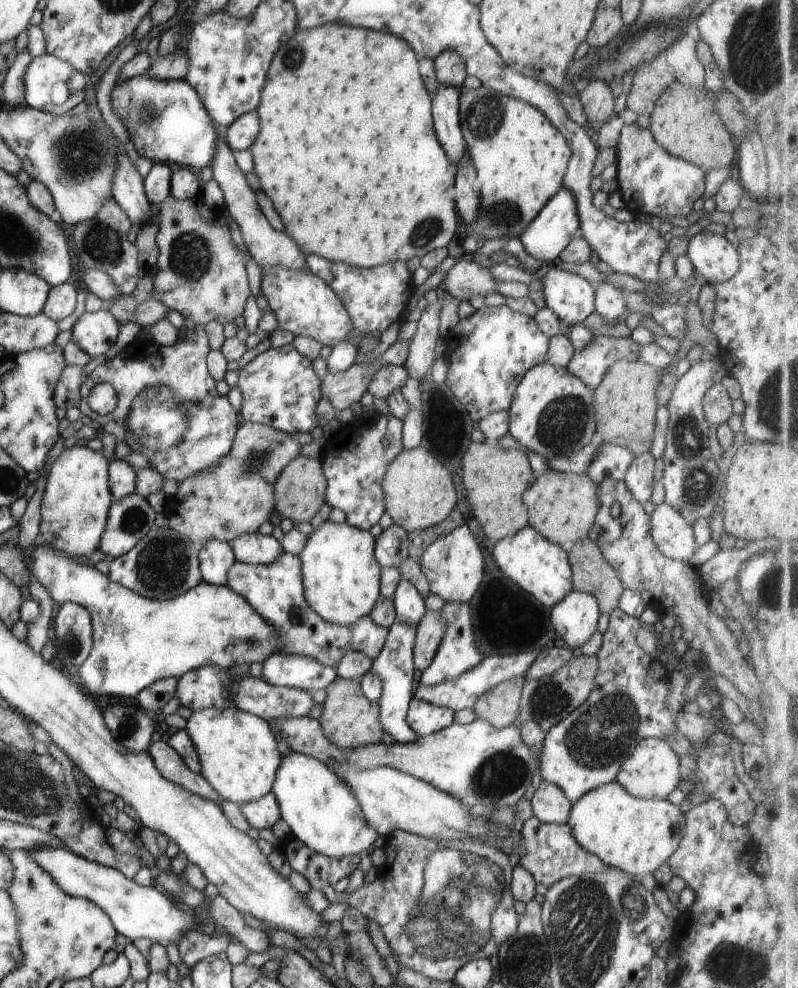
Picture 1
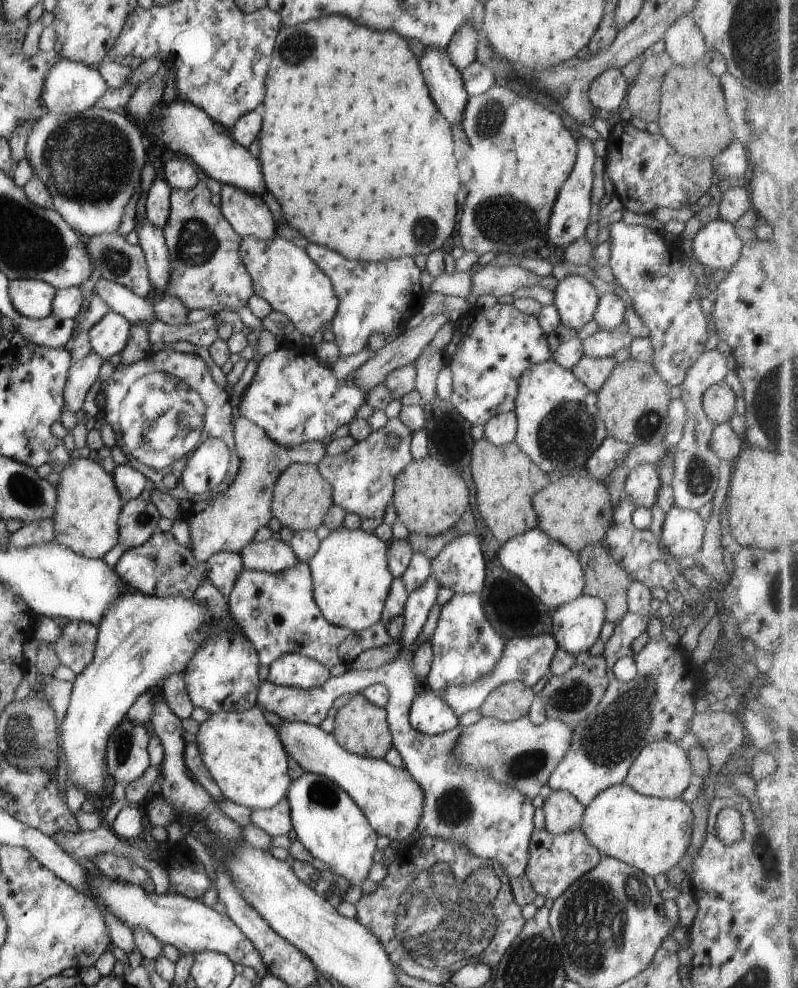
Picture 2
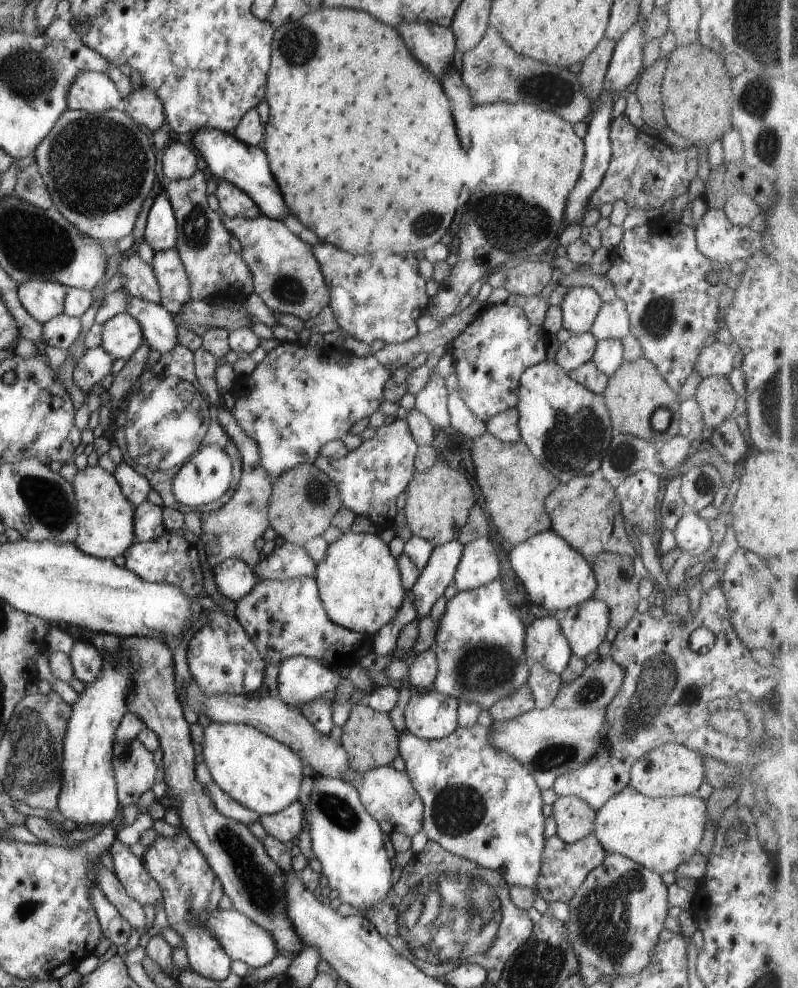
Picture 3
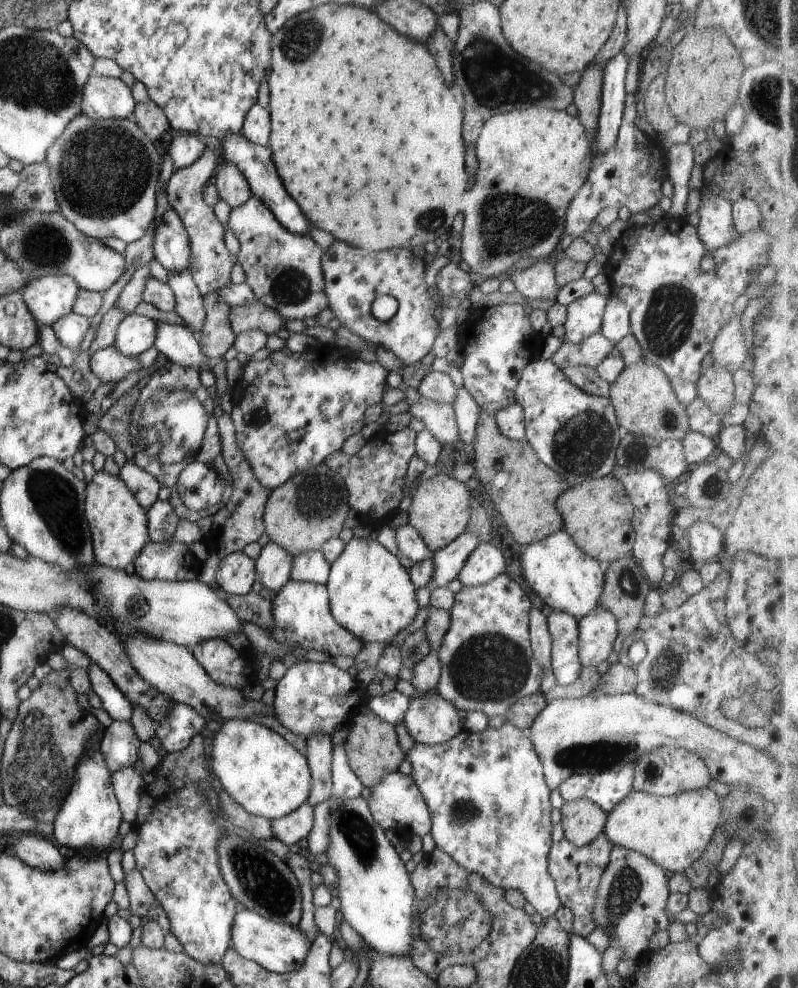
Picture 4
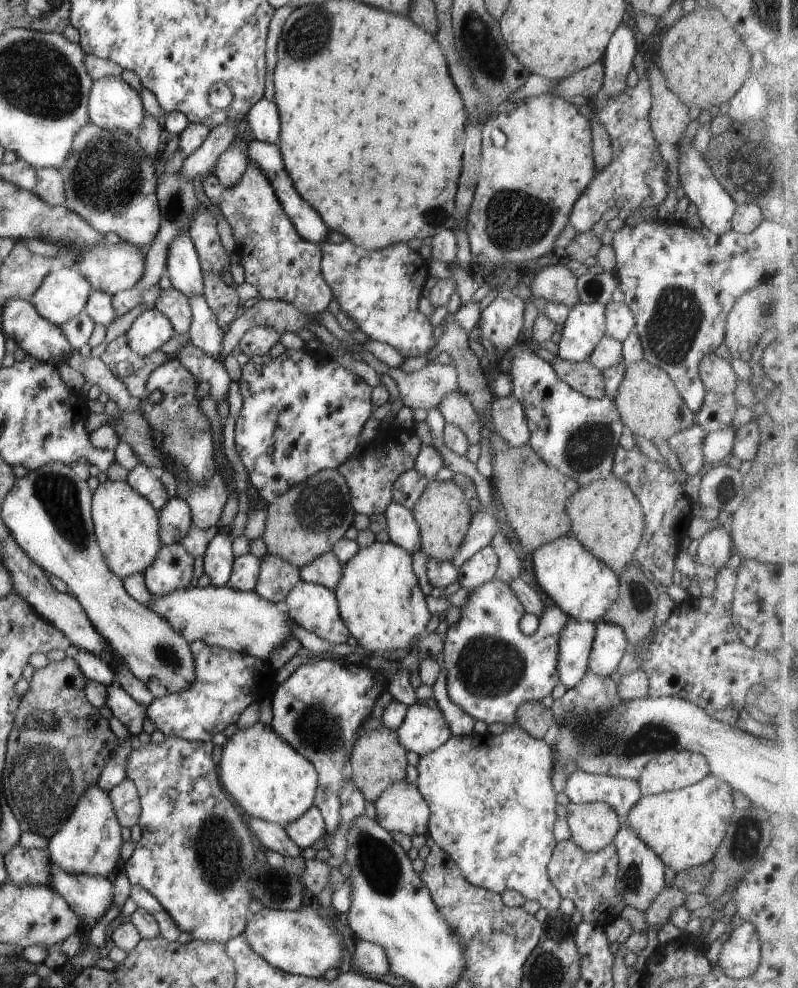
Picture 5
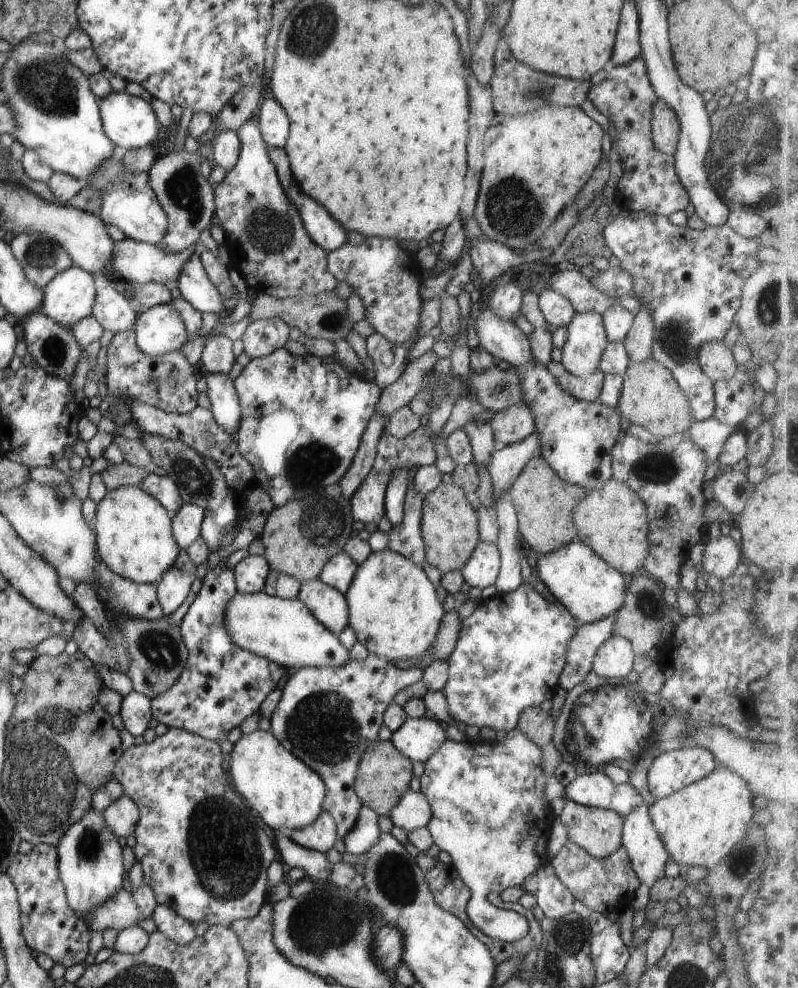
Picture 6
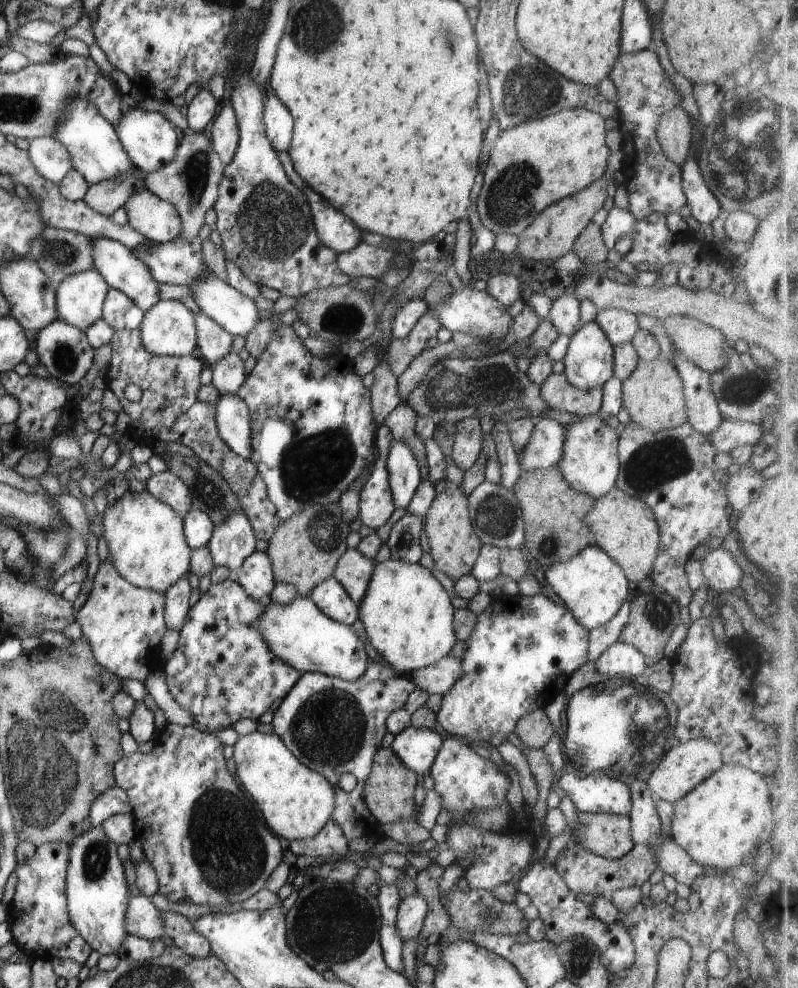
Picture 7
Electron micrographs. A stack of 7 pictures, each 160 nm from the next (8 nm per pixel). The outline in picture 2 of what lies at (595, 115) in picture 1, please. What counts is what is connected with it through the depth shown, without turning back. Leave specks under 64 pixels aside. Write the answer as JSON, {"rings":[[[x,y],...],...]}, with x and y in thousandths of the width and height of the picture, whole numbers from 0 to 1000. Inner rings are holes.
{"rings":[[[762,70],[748,77],[738,87],[737,99],[757,117],[766,116],[782,108],[787,85],[778,70]]]}

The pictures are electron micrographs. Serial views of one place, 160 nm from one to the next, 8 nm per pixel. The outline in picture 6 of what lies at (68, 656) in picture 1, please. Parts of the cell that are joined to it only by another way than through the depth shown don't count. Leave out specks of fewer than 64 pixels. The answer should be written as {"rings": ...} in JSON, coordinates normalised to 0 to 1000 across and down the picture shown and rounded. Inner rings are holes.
{"rings":[[[165,697],[163,702],[154,705],[149,722],[157,738],[165,745],[178,744],[185,737],[185,731],[192,727],[189,709]]]}

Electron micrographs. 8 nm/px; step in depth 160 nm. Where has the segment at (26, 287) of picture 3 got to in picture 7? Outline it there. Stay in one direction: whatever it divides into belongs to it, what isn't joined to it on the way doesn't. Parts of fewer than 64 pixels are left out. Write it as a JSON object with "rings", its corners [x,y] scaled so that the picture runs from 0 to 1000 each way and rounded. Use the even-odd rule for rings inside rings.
{"rings":[[[120,272],[89,277],[69,291],[75,324],[108,334],[128,323],[129,308],[138,288]]]}

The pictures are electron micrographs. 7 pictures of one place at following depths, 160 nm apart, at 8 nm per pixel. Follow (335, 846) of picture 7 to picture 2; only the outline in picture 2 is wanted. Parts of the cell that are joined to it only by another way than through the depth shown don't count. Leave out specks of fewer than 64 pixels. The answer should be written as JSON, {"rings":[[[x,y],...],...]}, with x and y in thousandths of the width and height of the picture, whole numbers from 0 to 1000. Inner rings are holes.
{"rings":[[[358,807],[337,819],[318,819],[313,823],[313,830],[316,834],[328,839],[340,848],[361,844],[367,839],[363,817]]]}

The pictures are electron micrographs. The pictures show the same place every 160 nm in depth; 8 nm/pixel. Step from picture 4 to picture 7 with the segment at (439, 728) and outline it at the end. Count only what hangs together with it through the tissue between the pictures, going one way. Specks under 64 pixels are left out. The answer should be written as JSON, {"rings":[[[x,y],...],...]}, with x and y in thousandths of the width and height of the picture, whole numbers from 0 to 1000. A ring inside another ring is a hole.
{"rings":[[[515,733],[494,745],[490,759],[506,775],[524,784],[533,785],[554,752],[554,745],[549,741],[544,741],[543,738],[521,737]]]}

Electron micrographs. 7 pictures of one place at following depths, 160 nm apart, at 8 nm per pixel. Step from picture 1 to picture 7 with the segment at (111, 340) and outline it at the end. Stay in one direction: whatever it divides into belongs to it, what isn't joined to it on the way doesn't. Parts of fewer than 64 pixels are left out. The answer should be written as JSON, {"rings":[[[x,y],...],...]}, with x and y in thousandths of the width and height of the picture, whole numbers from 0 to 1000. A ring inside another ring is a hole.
{"rings":[[[201,303],[182,316],[173,333],[177,338],[178,350],[188,358],[195,360],[246,358],[247,334],[243,317],[226,305]]]}

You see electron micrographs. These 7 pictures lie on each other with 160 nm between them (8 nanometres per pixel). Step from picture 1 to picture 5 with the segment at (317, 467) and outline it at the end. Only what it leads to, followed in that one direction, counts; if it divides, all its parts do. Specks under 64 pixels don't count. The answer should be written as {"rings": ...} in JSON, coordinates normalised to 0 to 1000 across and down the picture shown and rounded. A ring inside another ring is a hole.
{"rings":[[[406,475],[388,481],[383,486],[365,492],[343,508],[335,511],[331,540],[327,543],[335,553],[335,559],[352,563],[370,571],[375,576],[383,570],[398,565],[402,561],[415,557],[416,552],[431,544],[431,539],[440,532],[445,518],[440,511],[439,494],[424,475]]]}

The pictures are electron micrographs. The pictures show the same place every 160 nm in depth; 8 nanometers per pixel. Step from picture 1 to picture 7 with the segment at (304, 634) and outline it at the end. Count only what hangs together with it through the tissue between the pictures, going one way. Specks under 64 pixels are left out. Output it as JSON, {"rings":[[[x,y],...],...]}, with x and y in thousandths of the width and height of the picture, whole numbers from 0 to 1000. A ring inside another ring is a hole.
{"rings":[[[419,584],[398,590],[387,603],[411,626],[432,633],[441,633],[450,627],[450,611],[436,603],[431,594]]]}

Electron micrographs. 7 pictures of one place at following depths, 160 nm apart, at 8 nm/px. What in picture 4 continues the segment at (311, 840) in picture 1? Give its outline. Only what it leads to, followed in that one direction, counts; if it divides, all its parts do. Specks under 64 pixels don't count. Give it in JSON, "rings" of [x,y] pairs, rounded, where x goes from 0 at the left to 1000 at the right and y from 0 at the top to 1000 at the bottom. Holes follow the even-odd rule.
{"rings":[[[455,807],[422,808],[414,814],[414,854],[409,859],[411,873],[420,878],[424,887],[424,911],[430,929],[446,941],[454,951],[479,966],[513,968],[518,954],[518,929],[521,928],[521,911],[514,886],[499,862],[474,836]]]}

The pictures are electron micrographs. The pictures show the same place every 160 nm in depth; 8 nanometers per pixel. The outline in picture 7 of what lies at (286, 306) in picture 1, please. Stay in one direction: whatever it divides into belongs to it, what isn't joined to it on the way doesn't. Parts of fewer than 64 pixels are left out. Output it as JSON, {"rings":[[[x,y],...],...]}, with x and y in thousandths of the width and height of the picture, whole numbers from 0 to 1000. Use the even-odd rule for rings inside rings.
{"rings":[[[313,71],[305,74],[297,85],[291,87],[288,103],[297,119],[299,141],[292,163],[282,168],[274,197],[267,209],[272,217],[268,231],[273,233],[279,243],[282,260],[293,265],[313,285],[323,287],[325,290],[343,291],[352,299],[366,302],[377,301],[396,293],[435,288],[439,280],[424,271],[422,256],[401,245],[383,200],[356,174],[348,154],[333,138],[330,122],[332,104],[328,103],[330,92],[317,80],[312,79],[312,73]]]}

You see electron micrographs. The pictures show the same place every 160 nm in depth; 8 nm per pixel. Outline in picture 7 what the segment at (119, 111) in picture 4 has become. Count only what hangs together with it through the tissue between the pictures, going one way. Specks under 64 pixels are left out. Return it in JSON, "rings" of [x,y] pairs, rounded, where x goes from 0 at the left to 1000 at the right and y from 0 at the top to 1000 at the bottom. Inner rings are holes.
{"rings":[[[168,107],[153,114],[149,122],[142,129],[163,162],[180,176],[202,171],[219,158],[219,152],[224,145],[223,138],[218,134],[217,124],[211,122],[201,113]]]}

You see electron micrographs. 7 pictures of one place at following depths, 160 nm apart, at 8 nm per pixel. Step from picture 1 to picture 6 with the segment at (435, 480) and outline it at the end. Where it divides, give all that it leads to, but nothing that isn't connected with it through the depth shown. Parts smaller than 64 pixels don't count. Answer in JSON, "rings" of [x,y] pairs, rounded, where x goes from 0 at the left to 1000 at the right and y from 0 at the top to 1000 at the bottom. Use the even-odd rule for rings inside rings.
{"rings":[[[551,489],[530,502],[528,541],[533,549],[533,568],[551,577],[553,581],[576,577],[590,559],[602,549],[596,515],[583,503],[583,496],[569,489]]]}

